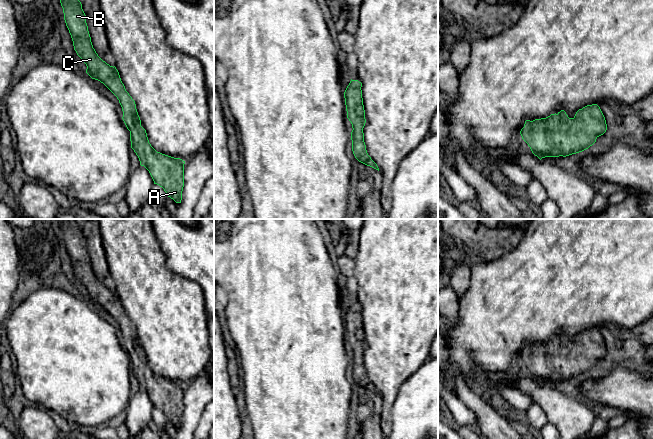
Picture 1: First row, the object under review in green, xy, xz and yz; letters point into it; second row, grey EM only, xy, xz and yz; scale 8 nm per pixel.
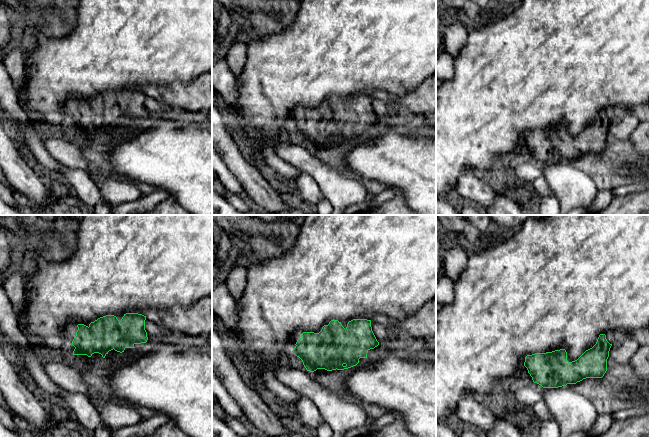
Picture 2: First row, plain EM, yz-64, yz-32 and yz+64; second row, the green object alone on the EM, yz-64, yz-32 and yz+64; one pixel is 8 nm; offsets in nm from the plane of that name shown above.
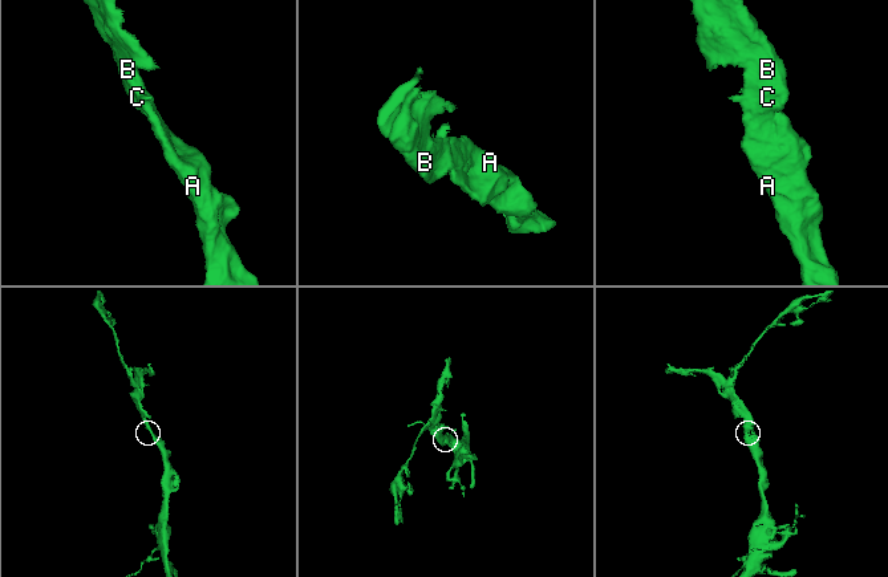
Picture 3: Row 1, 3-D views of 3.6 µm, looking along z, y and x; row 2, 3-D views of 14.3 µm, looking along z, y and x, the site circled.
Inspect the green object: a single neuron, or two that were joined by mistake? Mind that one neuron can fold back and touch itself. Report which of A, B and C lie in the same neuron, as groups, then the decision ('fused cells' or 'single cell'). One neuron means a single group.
A B C; single cell

